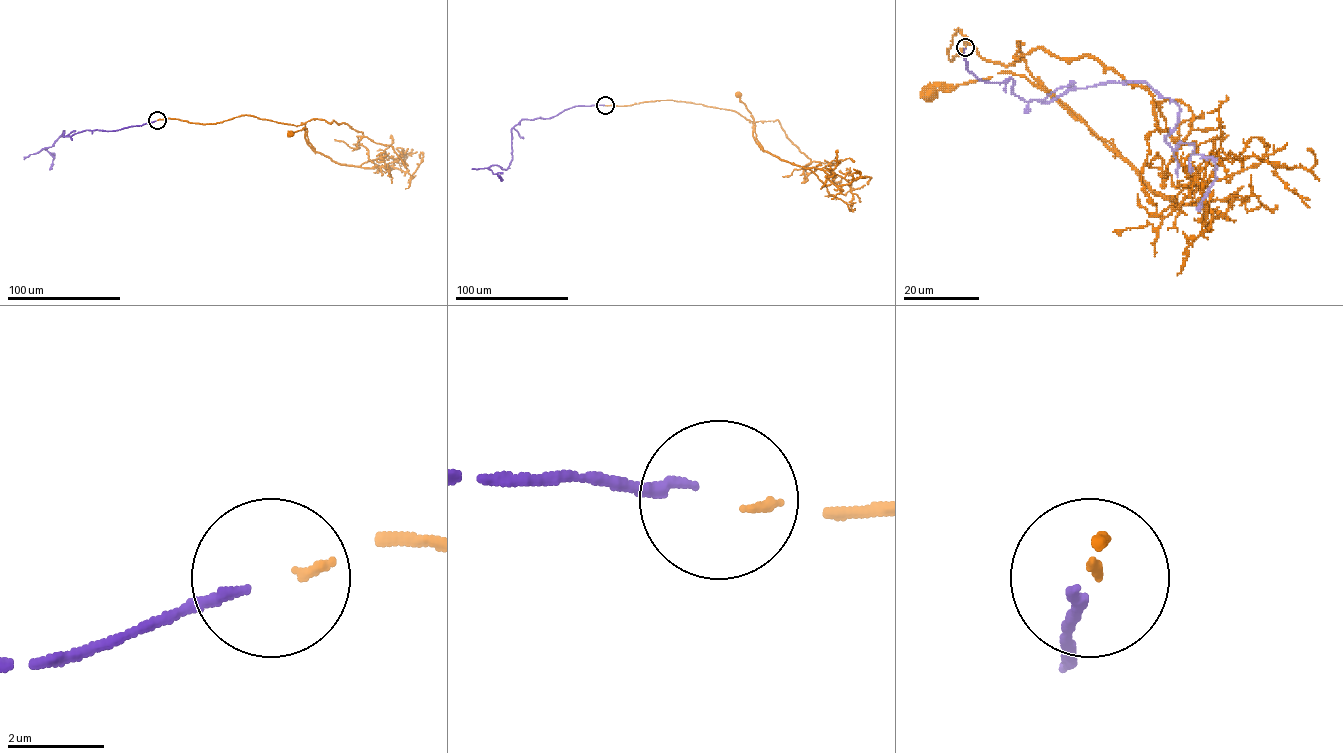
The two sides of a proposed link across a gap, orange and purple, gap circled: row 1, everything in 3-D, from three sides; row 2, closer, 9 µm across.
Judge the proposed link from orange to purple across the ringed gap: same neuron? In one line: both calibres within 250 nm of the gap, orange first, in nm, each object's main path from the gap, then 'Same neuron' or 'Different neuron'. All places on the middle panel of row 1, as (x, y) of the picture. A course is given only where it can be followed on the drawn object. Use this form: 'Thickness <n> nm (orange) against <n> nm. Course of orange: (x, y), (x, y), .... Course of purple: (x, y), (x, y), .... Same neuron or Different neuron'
Thickness 160 nm (orange) against 200 nm. Course of orange: (605, 105), (670, 100), (731, 110), (752, 122), (753, 136), (763, 150), (751, 113), (738, 95). Course of purple: (604, 105), (522, 119), (511, 129), (508, 167), (488, 168), (497, 175). Same neuron

